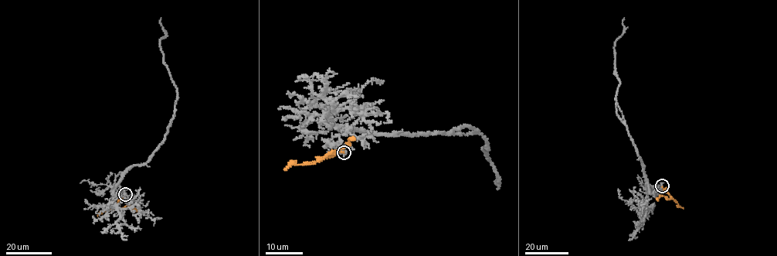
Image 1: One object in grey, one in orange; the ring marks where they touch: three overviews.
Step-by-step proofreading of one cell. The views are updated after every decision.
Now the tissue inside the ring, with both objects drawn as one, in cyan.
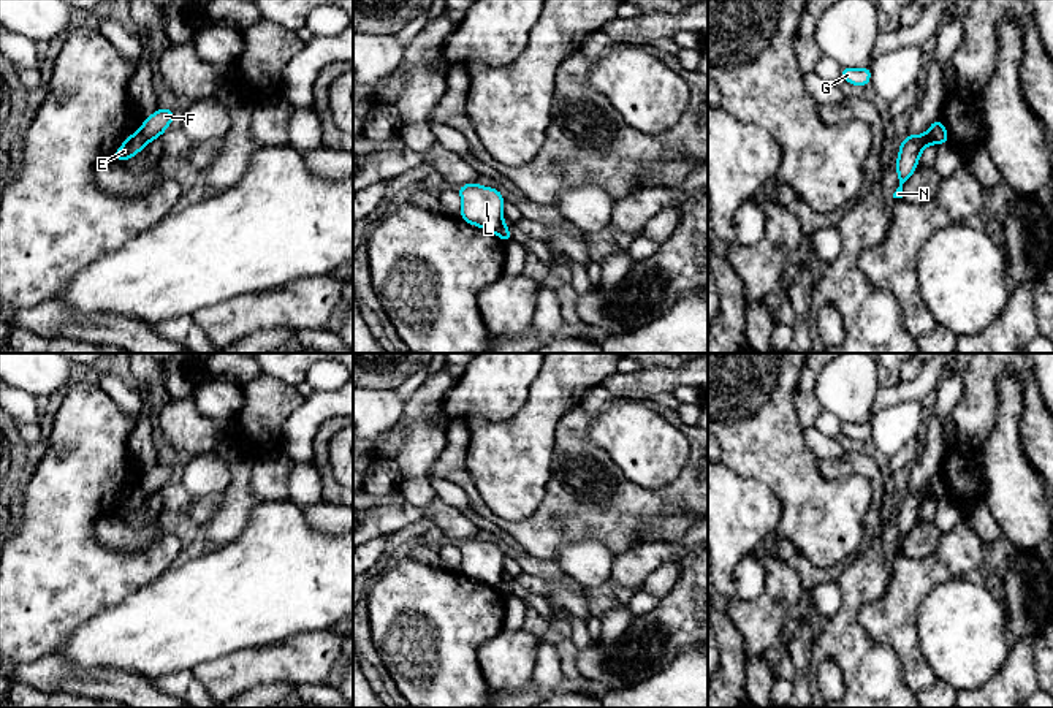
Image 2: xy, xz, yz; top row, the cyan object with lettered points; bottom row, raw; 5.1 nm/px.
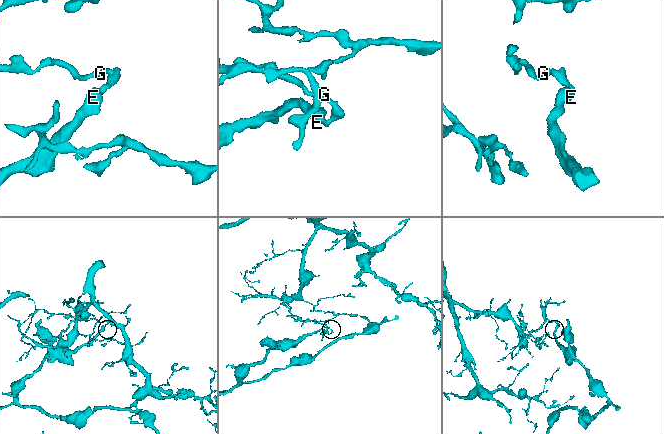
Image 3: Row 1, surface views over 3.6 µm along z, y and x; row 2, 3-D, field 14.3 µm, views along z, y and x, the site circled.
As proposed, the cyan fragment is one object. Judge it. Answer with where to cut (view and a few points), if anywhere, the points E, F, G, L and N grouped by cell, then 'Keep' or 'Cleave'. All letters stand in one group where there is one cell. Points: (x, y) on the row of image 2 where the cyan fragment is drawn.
Split along yz (930, 129), (936, 143). Groups: E L N / F G. Cleave

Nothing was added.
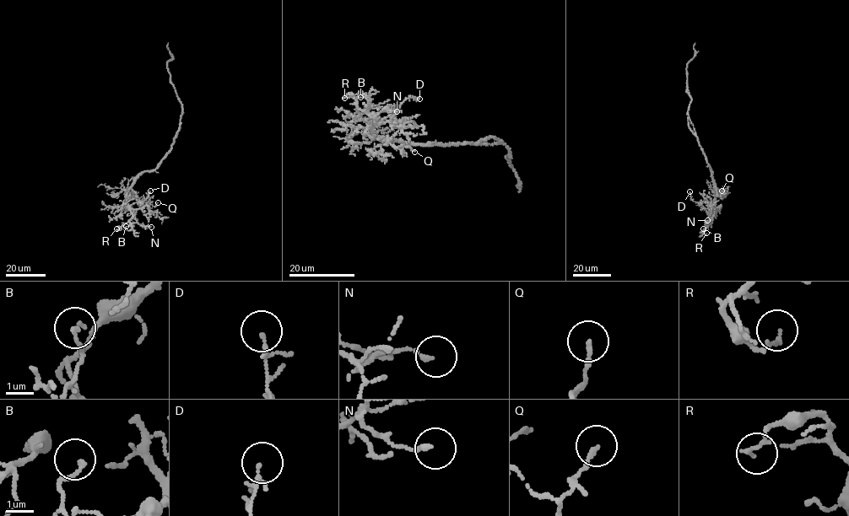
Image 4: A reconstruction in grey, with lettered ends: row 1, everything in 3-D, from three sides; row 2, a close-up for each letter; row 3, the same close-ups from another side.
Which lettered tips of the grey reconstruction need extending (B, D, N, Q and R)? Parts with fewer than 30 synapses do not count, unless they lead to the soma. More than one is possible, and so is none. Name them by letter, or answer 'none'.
none

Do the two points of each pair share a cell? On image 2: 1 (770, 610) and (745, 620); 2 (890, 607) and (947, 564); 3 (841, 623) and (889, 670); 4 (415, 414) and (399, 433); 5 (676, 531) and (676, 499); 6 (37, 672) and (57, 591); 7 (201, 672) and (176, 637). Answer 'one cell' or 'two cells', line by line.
1: one cell
2: one cell
3: one cell
4: two cells
5: two cells
6: two cells
7: two cells

